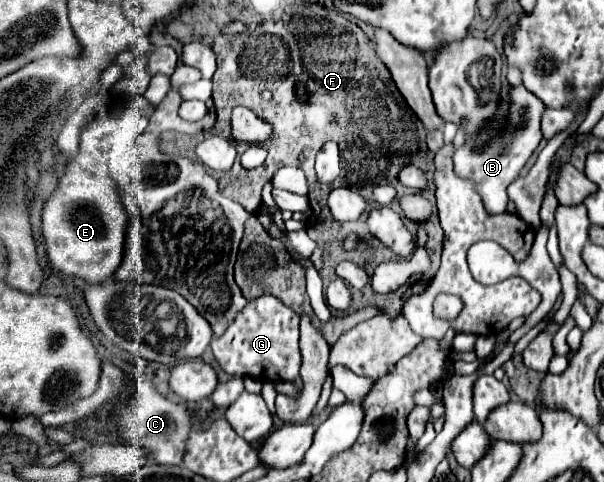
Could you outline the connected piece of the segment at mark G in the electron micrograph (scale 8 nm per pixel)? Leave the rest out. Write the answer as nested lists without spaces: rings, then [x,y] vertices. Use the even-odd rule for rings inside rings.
[[[262,295],[254,301],[248,301],[244,311],[236,315],[236,319],[230,323],[228,331],[218,339],[212,341],[212,353],[220,367],[234,377],[254,377],[254,379],[264,379],[264,381],[296,381],[298,369],[300,369],[300,347],[298,347],[298,323],[300,315],[286,307],[280,299],[272,295]]]

